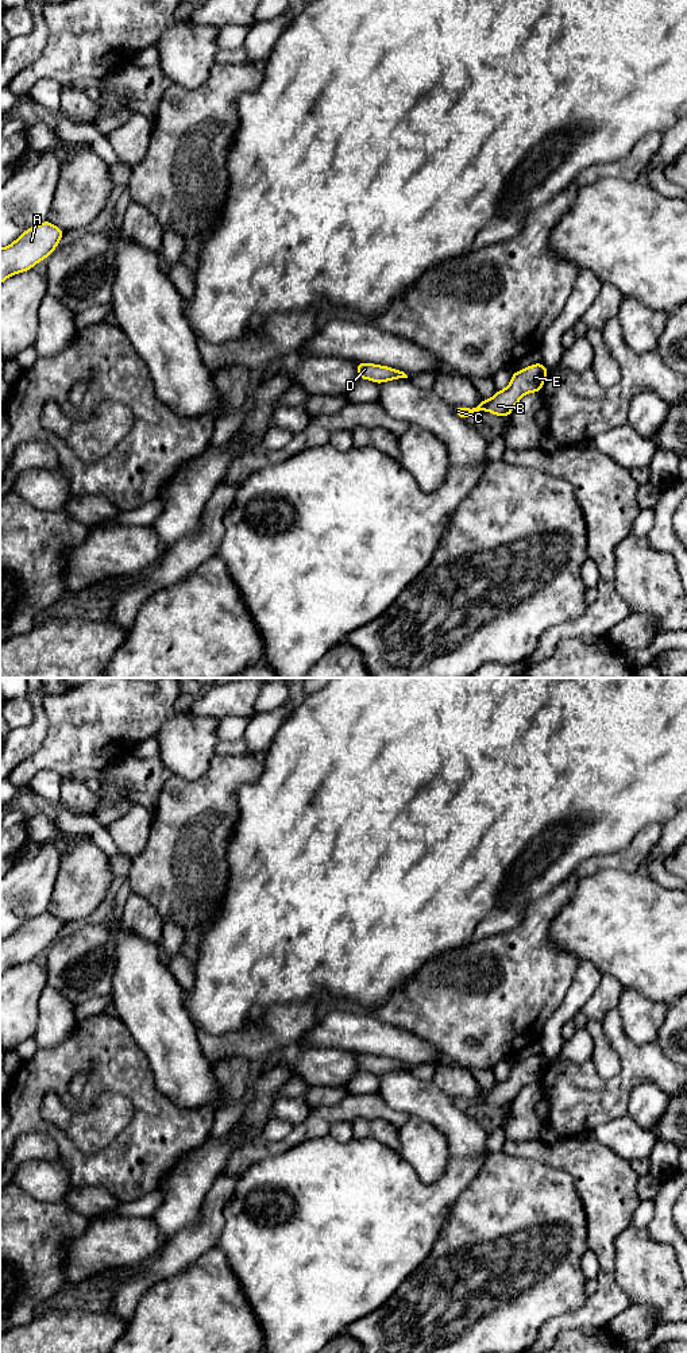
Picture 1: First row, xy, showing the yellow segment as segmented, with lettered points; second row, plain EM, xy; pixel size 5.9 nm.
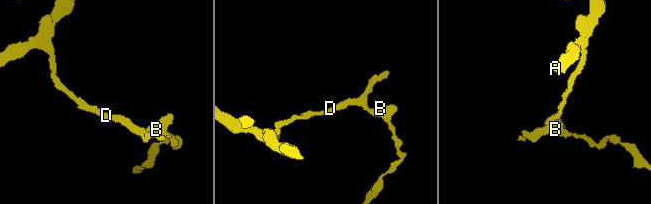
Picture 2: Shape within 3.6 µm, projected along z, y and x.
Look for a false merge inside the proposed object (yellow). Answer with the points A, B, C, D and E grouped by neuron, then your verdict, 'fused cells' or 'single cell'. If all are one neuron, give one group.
groups A B C D E; single cell

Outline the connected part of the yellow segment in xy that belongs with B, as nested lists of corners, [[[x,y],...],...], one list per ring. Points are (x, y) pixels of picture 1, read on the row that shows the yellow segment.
[[[541,362],[530,365],[520,371],[513,371],[509,385],[502,390],[497,390],[491,398],[482,398],[480,404],[472,409],[456,406],[454,408],[454,412],[463,420],[470,415],[475,416],[479,410],[509,417],[525,394],[541,392],[548,371],[549,370]]]

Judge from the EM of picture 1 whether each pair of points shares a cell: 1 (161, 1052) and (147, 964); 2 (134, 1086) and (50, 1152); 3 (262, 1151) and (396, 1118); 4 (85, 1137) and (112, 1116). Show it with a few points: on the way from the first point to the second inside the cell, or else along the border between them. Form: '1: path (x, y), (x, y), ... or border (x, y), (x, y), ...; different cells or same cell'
1: path (161, 1030), (161, 1025), (147, 999), (147, 986); same cell
2: border (29, 1132), (46, 1133), (56, 1143), (60, 1155); different cells
3: path (296, 1136), (325, 1116), (362, 1109); same cell
4: path (92, 1132), (105, 1120); same cell

